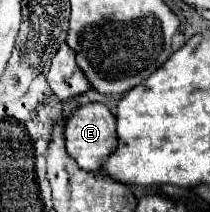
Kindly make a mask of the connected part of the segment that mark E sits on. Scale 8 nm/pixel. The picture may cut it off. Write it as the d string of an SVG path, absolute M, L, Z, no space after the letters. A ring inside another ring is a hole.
M89 103L71 113L65 125L65 139L67 139L67 153L77 161L77 165L85 171L97 173L103 167L103 161L115 151L117 147L117 131L115 131L115 117L103 103Z

